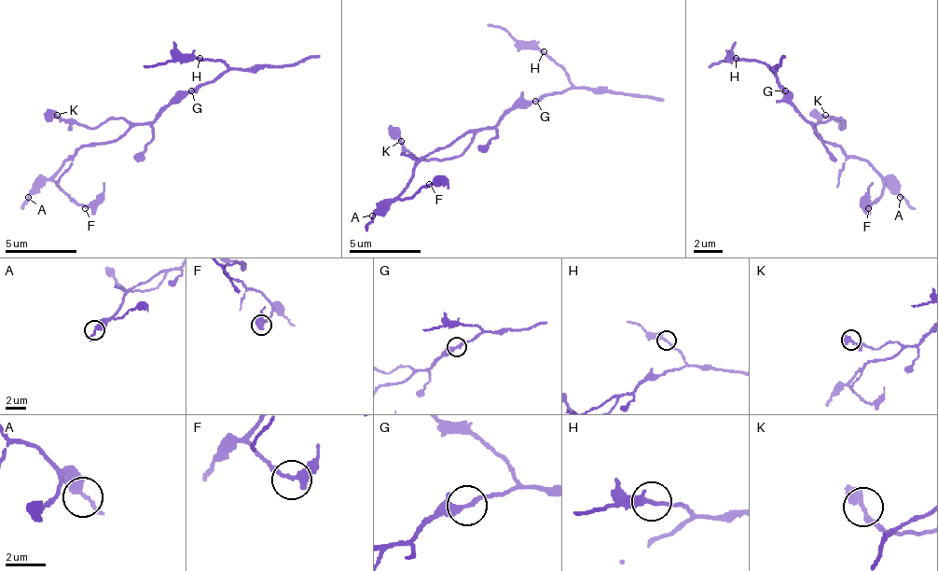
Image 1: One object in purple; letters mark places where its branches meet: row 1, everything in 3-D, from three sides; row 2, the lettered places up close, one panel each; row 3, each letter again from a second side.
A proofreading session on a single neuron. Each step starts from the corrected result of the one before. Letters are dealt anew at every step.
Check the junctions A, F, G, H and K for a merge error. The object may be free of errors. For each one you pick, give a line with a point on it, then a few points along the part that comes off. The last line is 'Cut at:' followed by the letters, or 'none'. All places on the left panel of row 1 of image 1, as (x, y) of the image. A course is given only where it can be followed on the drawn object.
Cut at: none

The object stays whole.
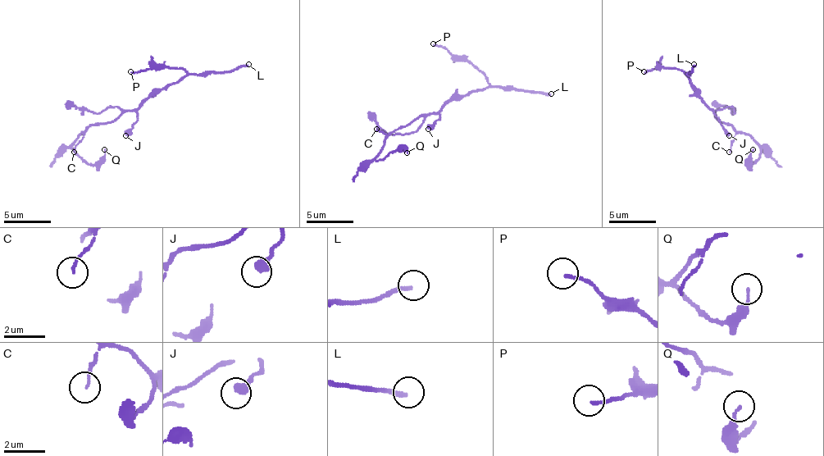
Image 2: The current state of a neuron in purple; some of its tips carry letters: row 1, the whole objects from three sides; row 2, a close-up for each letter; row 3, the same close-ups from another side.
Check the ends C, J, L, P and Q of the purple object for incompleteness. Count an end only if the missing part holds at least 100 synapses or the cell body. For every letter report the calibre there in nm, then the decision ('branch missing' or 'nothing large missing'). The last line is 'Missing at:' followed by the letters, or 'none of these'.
C: 110 nm | nothing large missing
J: 360 nm | nothing large missing
L: 190 nm | branch missing
P: 150 nm | nothing large missing
Q: 180 nm | nothing large missing
Missing at: L

